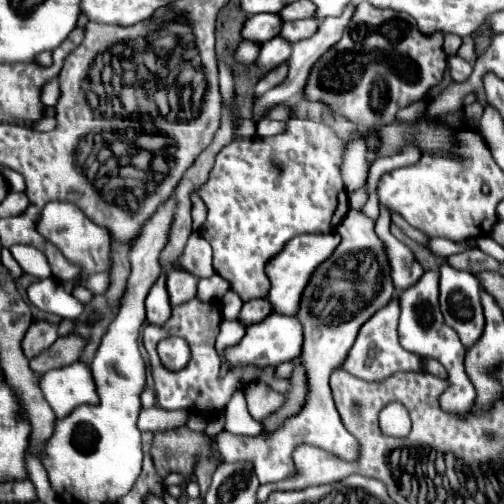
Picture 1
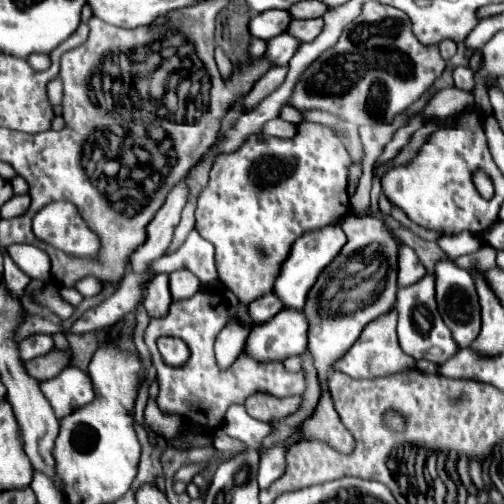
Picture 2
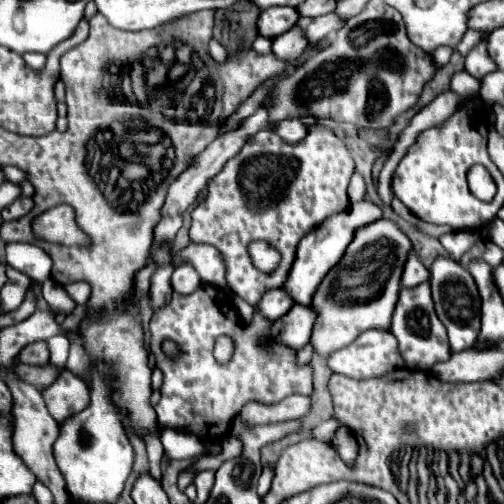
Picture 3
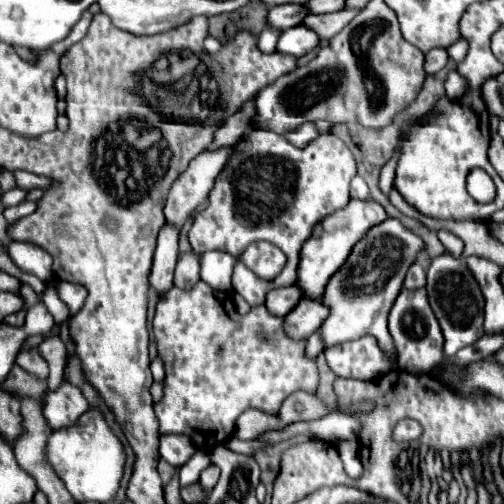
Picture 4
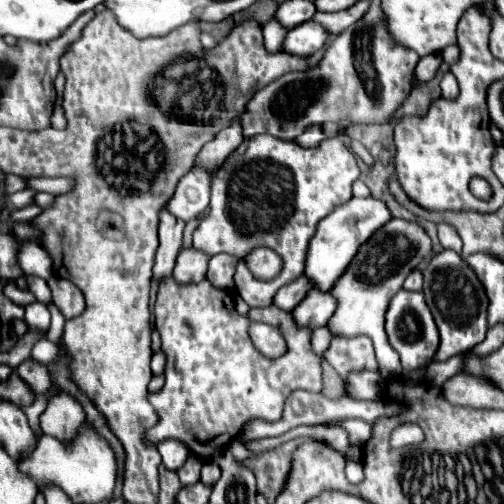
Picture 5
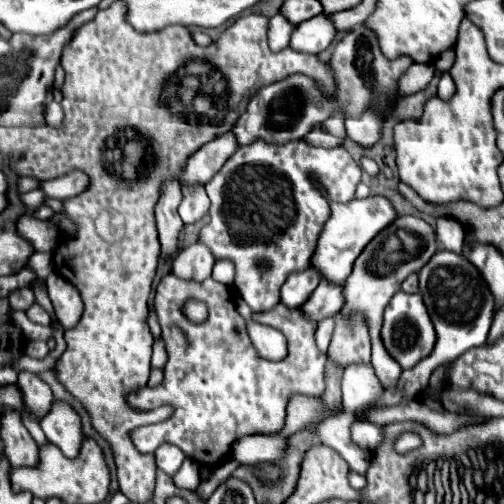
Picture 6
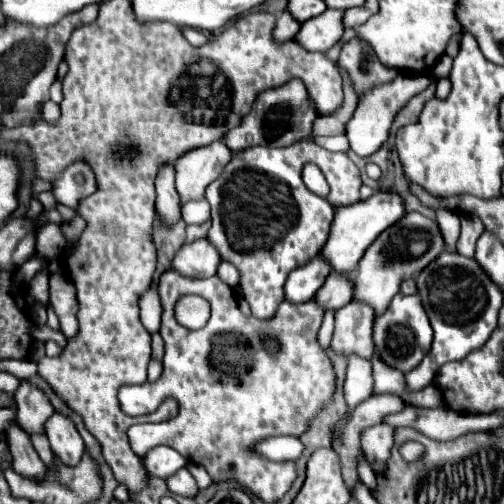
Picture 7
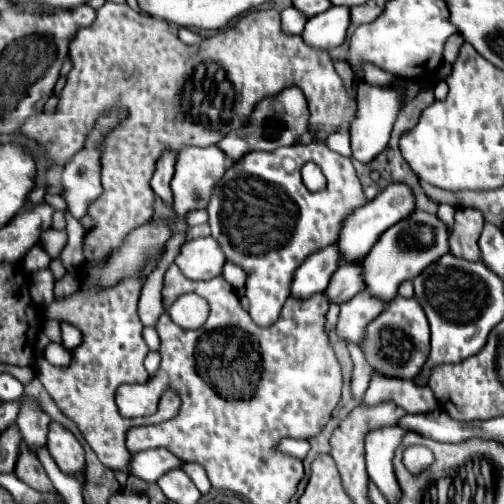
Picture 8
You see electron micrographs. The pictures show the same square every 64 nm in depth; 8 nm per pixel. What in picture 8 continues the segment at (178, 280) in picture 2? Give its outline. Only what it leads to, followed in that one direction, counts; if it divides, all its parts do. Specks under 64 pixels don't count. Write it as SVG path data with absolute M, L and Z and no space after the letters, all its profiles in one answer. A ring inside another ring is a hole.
M198 238L192 242L186 242L180 248L180 254L176 256L176 266L182 270L182 274L190 280L210 280L222 272L222 266L226 262L220 246L216 240Z

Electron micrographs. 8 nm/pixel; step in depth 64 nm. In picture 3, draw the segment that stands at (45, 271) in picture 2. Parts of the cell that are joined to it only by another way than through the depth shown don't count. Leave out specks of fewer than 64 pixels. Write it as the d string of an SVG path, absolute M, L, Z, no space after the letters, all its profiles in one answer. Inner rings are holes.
M18 242L18 244L8 244L6 246L6 262L20 270L22 274L30 276L34 282L44 282L50 278L50 268L52 268L52 260L50 256L36 244L26 244L26 242Z

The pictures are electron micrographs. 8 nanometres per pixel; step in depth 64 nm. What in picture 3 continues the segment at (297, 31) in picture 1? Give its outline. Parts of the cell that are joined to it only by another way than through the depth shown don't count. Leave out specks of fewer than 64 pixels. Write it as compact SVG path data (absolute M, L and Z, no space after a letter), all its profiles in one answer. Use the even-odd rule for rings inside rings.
M326 14L326 16L318 16L318 18L300 18L296 22L296 26L308 36L310 44L318 44L324 36L336 32L342 24L336 20L334 14Z

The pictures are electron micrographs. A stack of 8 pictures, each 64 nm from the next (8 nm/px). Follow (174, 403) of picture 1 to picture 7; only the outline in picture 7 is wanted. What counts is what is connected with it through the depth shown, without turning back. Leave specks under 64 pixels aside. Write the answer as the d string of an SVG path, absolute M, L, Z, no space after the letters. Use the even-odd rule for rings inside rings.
M176 270L160 276L158 294L164 308L160 326L160 336L166 342L164 372L154 384L124 386L120 390L120 406L126 414L138 416L150 414L166 398L174 398L178 402L178 416L164 424L146 423L138 424L142 428L130 428L132 450L144 456L144 452L160 444L172 446L188 462L204 466L212 480L236 478L240 486L264 502L280 500L296 478L294 462L264 460L250 452L250 446L268 436L300 436L320 406L330 400L334 368L316 338L324 310L314 300L304 304L282 302L272 320L256 320L240 312L232 288L220 278L214 278L214 282L194 282ZM186 294L198 294L212 306L212 316L200 330L180 326L174 316L176 302ZM262 332L276 334L284 352L278 356L264 352L258 338Z

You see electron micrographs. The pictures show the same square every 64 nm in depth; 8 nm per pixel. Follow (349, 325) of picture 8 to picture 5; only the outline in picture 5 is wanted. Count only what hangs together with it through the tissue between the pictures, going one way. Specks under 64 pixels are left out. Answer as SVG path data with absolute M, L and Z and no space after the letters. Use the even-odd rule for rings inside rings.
M332 338L332 344L324 352L324 358L342 380L346 380L352 372L378 372L376 354L370 338Z

